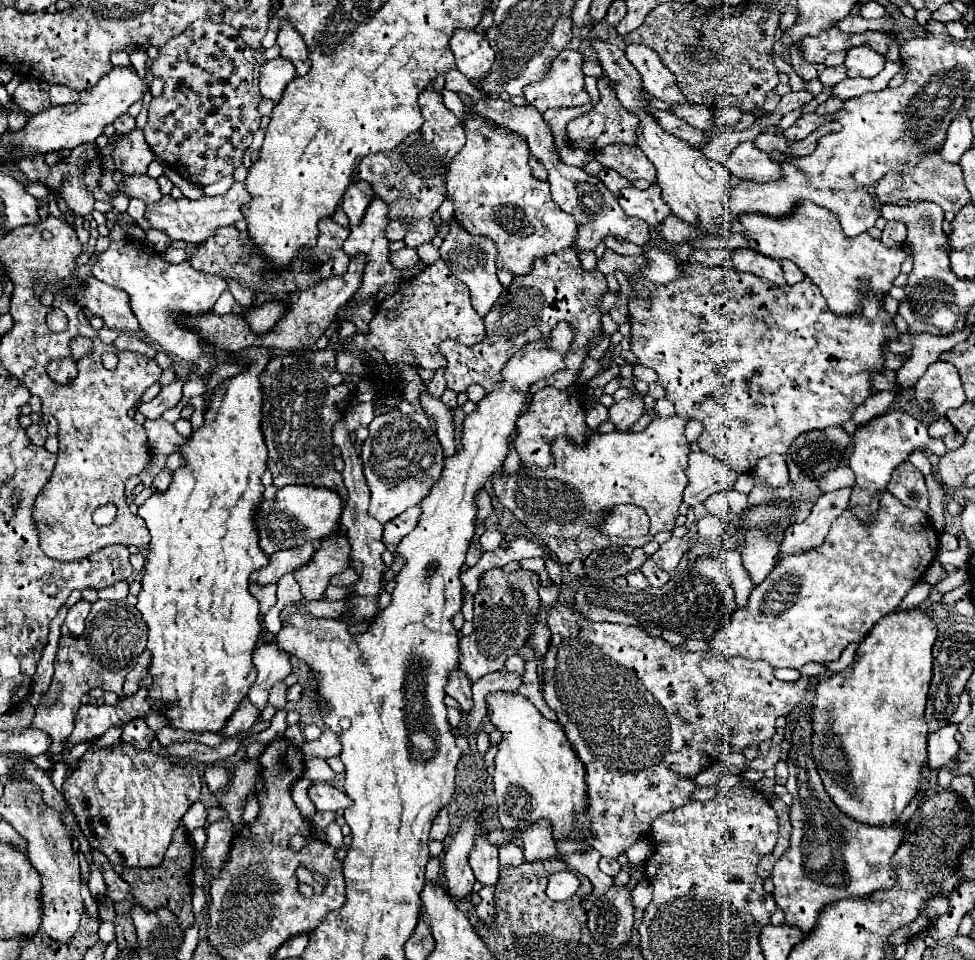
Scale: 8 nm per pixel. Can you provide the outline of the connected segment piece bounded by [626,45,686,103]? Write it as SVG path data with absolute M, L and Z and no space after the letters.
M628 45L626 57L638 69L644 87L654 97L666 103L686 103L680 87L676 85L674 75L662 65L660 57L652 49L646 49L644 45Z

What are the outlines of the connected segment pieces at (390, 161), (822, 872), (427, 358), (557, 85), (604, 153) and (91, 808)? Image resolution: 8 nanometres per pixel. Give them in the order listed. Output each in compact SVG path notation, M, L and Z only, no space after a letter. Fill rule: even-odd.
M432 87L424 89L418 97L418 105L424 115L422 129L414 131L406 141L390 151L368 155L354 171L354 181L360 179L370 183L374 193L390 205L390 219L414 217L414 229L410 229L404 239L408 247L420 247L436 237L432 213L446 197L446 173L450 159L464 147L466 141L462 121L450 109L446 109L440 93L436 93Z
M808 705L802 715L790 719L790 751L788 751L788 783L786 789L794 797L790 807L790 821L792 821L792 835L788 851L776 861L772 869L774 881L774 899L776 905L786 915L786 925L798 927L802 933L810 933L816 925L816 917L824 905L846 899L846 897L866 897L878 889L890 889L896 883L896 873L890 867L890 859L898 845L902 843L904 829L890 825L888 829L874 829L868 825L858 825L850 821L850 817L842 815L842 811L832 803L830 795L826 793L822 779L816 771L816 763L812 757L812 705Z
M438 259L436 263L428 265L422 269L422 273L418 273L414 279L410 281L402 281L400 289L386 297L384 301L378 303L374 317L368 325L368 333L364 331L356 331L356 335L352 337L352 341L344 343L344 351L336 353L336 371L338 373L350 373L350 375L358 375L360 379L370 379L376 385L376 407L384 413L388 411L386 401L392 397L392 393L396 393L398 385L400 385L400 369L402 367L414 367L414 369L438 369L442 367L442 355L438 353L438 345L446 339L454 339L454 341L462 341L464 345L476 345L478 341L484 339L484 323L482 317L478 317L478 313L474 313L472 305L470 305L470 293L466 289L466 285L462 285L462 281L458 281L450 269L446 269L446 263L442 259ZM352 349L358 349L360 355L356 355Z
M564 49L554 59L548 77L544 77L538 85L526 87L526 101L534 105L540 113L556 107L578 107L590 101L590 95L584 85L584 55L578 51Z
M608 145L596 153L596 159L606 167L614 169L628 181L646 179L656 183L656 169L650 165L650 159L642 153L642 149L634 149L630 145Z
M118 743L110 747L88 745L86 753L78 759L76 769L64 781L64 795L74 807L78 827L88 839L92 849L102 851L112 865L122 867L154 867L162 863L162 857L172 841L172 833L178 827L182 815L200 795L200 775L194 765L172 765L164 755L154 755L150 749L138 751L130 743Z

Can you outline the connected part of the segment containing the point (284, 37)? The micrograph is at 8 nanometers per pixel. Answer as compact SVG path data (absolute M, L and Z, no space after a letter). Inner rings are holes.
M290 19L280 21L276 43L280 47L280 57L288 59L296 67L296 75L298 77L306 75L308 69L310 69L308 49L306 49L306 43L304 43L302 35L296 31L296 27Z

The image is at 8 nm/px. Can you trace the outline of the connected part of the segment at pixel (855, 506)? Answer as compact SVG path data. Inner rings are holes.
M904 411L884 413L882 417L870 421L870 425L856 429L854 453L848 461L850 469L856 473L856 485L852 487L848 509L858 517L858 521L862 525L872 525L872 519L880 507L880 495L882 495L882 491L886 491L886 485L890 481L890 473L900 463L904 463L914 449L920 448L926 448L938 457L947 452L943 439L930 437L924 423Z

